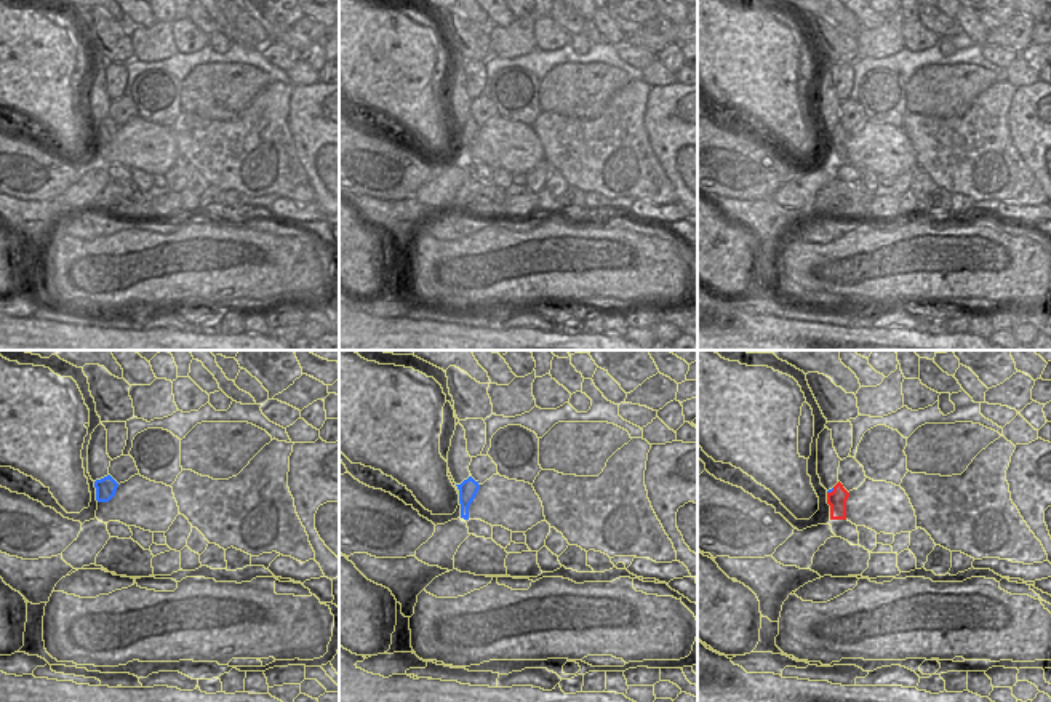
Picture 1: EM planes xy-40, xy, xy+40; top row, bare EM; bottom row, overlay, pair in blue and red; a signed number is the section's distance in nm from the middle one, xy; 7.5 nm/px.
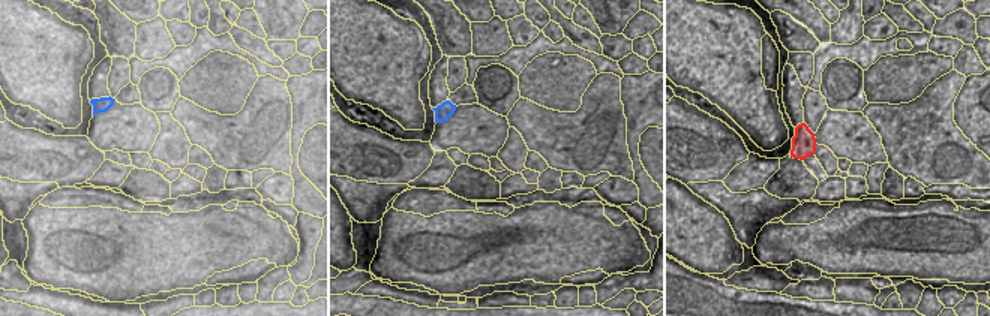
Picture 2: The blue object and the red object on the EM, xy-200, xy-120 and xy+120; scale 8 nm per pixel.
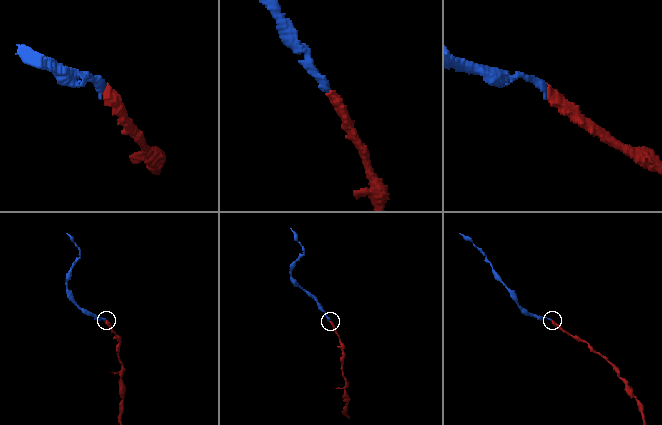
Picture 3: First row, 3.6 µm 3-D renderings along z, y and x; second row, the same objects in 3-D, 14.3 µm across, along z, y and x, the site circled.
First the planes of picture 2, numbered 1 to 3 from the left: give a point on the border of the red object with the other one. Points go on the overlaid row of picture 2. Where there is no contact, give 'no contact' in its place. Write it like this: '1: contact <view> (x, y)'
1: no contact
2: no contact
3: no contact

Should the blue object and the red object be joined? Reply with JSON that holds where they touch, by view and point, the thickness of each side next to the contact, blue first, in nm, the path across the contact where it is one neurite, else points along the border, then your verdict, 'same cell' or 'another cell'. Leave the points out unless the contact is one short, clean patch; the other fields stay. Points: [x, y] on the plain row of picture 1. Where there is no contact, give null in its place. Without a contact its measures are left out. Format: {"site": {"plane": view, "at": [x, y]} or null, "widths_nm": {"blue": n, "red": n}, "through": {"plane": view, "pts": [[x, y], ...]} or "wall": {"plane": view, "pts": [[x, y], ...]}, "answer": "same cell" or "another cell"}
{"site": {"plane": "xy+40", "at": [831, 133]}, "widths_nm": {"blue": 20, "red": 150}, "through": {"plane": "xy+40", "pts": [[832, 130], [831, 133], [837, 141]]}, "answer": "same cell"}

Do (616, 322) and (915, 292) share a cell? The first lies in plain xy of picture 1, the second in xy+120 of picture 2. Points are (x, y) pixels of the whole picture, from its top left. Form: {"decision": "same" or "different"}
{"decision": "different"}

